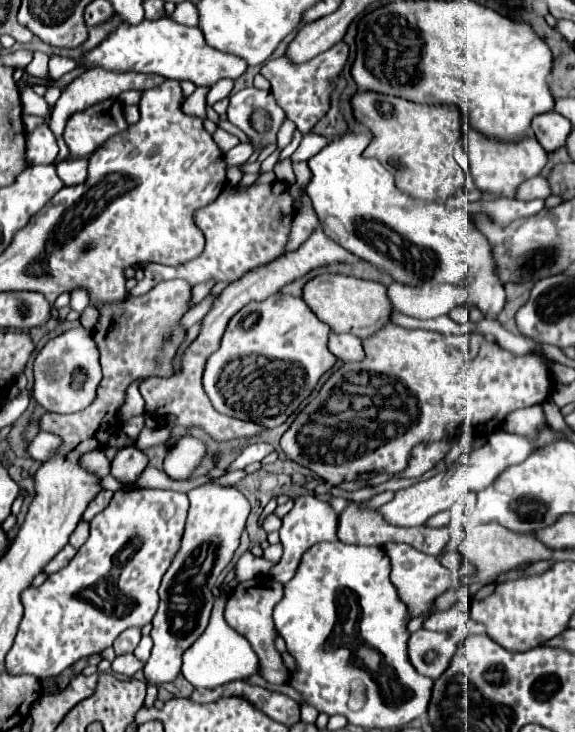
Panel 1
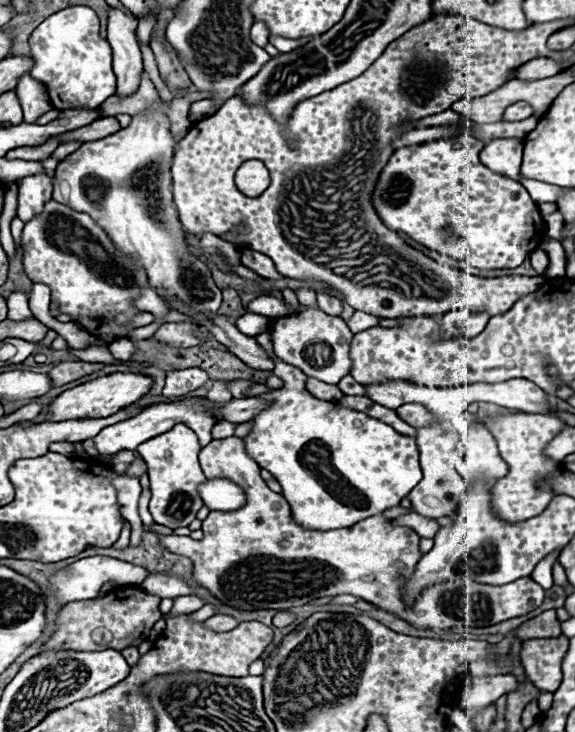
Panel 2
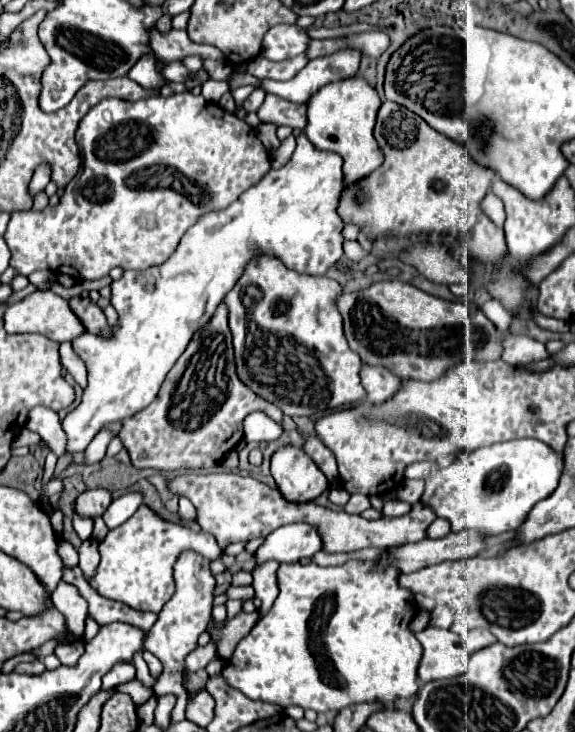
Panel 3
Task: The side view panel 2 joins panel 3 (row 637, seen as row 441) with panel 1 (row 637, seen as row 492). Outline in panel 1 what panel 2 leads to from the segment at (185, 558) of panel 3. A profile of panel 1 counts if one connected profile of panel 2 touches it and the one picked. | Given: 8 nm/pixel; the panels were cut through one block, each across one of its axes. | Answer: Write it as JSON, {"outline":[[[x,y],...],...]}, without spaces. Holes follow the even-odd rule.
{"outline":[[[206,484],[192,492],[188,492],[190,508],[186,530],[182,538],[182,546],[174,556],[168,572],[164,574],[160,586],[160,608],[152,620],[152,656],[144,666],[144,676],[148,688],[144,705],[152,707],[157,698],[158,686],[172,682],[180,674],[182,654],[198,640],[198,636],[206,630],[210,612],[212,612],[212,588],[220,572],[232,560],[234,550],[240,546],[240,536],[246,528],[246,520],[250,514],[250,504],[244,494],[234,486],[218,486]]]}

